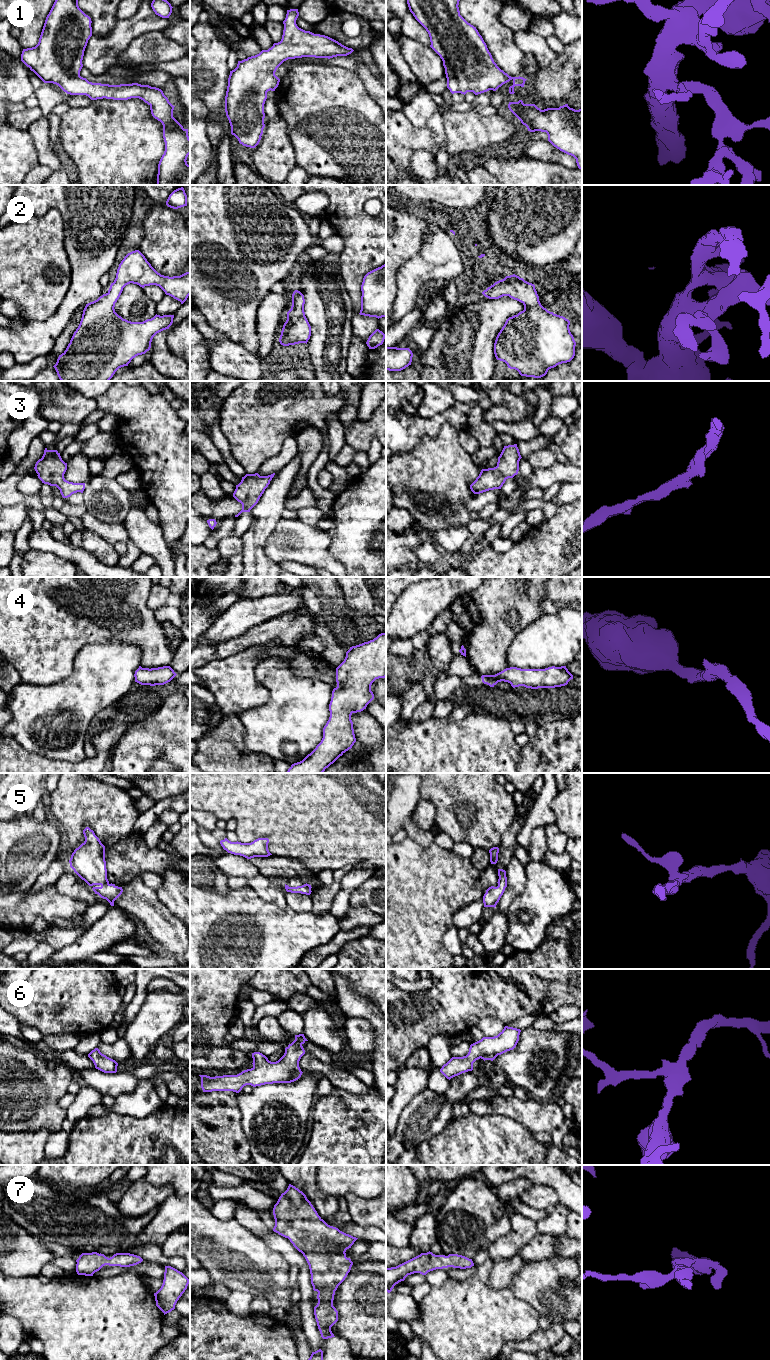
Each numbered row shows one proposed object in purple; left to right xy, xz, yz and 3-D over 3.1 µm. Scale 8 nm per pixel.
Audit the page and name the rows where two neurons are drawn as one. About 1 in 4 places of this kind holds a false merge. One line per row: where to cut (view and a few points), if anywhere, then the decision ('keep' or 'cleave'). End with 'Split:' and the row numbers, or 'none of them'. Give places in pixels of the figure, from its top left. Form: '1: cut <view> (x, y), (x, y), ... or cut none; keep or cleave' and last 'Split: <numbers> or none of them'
1: cut none; keep
2: cut none; keep
3: cut none; keep
4: cut none; keep
5: cut none; keep
6: cut none; keep
7: cut none; keep
Split: none of them

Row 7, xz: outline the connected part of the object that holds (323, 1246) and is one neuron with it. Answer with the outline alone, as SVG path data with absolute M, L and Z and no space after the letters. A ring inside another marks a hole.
M289 1184L273 1208L275 1226L273 1231L288 1238L293 1246L305 1257L311 1274L313 1290L317 1291L318 1303L314 1315L323 1339L335 1337L331 1327L338 1321L338 1311L333 1306L335 1291L345 1280L353 1262L346 1257L346 1250L358 1239L328 1225L317 1213L306 1195Z

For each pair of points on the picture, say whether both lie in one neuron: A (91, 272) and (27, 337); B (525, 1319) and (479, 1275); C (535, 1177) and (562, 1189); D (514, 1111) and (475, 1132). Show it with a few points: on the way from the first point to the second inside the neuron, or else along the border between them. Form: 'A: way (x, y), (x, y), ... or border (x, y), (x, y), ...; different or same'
A: way (82, 291), (46, 330); same
B: way (511, 1316), (484, 1289); same
C: way (542, 1177), (550, 1177), (555, 1182); same
D: border (481, 1115), (505, 1115), (518, 1121), (525, 1128); different

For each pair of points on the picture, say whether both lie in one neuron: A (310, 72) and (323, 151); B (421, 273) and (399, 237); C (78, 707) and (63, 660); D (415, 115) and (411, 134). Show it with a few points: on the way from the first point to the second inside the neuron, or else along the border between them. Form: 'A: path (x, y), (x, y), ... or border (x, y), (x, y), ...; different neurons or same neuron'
A: path (310, 92), (310, 95), (323, 108), (323, 131); same neuron
B: border (424, 237), (421, 248), (399, 268), (396, 275); different neurons
C: border (77, 654), (73, 671), (65, 678), (46, 685); different neurons
D: border (402, 110), (413, 124), (425, 126); different neurons

